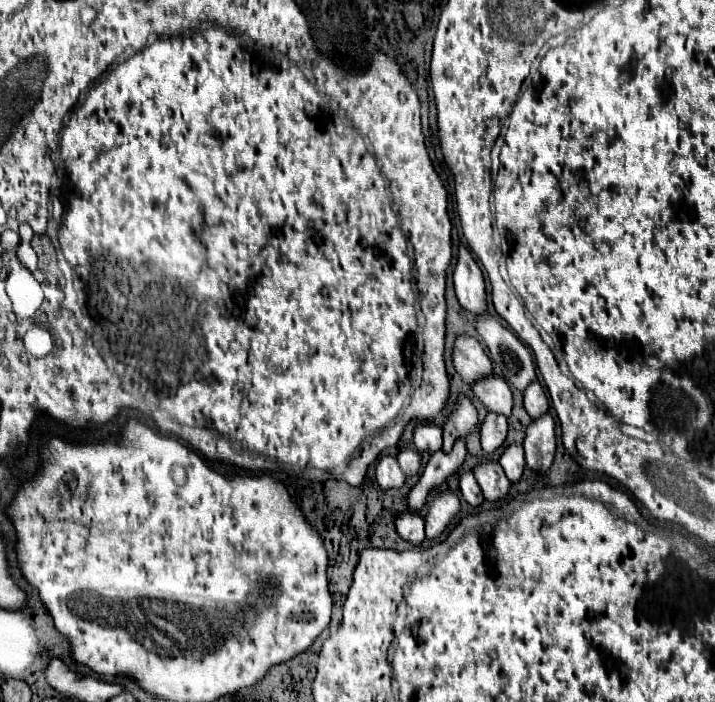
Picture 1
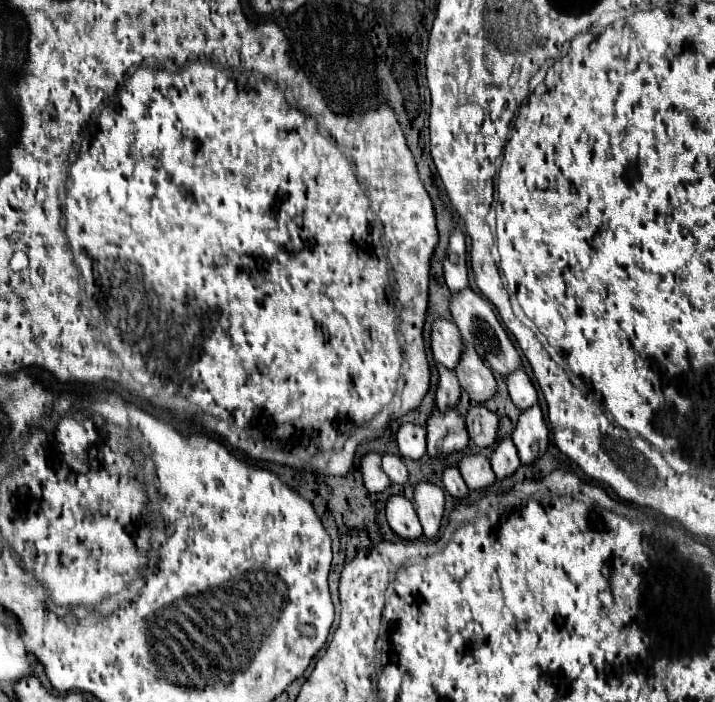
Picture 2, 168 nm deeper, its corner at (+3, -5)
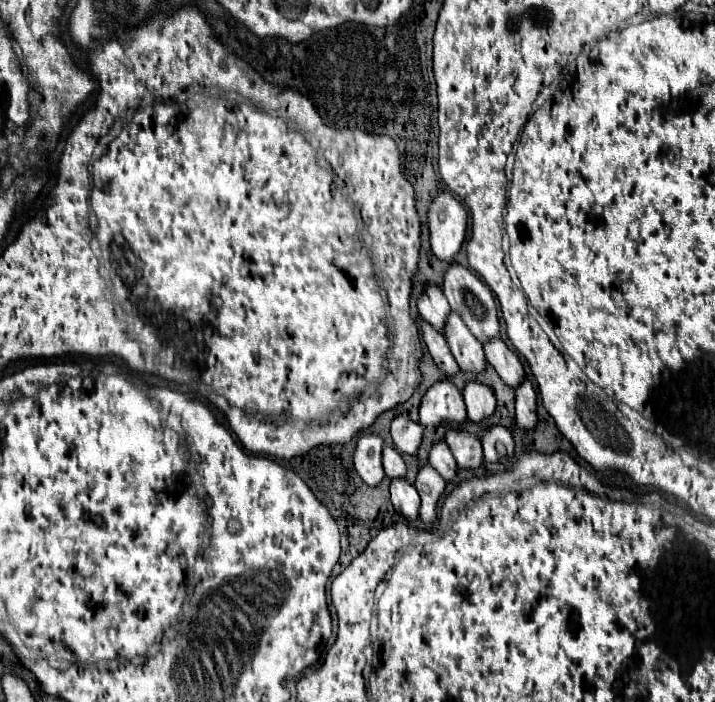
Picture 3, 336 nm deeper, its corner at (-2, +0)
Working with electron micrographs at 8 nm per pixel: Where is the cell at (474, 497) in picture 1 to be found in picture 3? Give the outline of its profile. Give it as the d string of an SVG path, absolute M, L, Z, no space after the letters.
M437 442L429 452L429 464L447 480L455 480L457 476L457 462L445 442Z

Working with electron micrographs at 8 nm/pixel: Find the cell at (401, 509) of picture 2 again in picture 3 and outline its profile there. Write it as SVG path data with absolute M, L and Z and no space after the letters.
M393 480L391 482L391 502L397 514L407 520L419 518L419 494L407 480Z

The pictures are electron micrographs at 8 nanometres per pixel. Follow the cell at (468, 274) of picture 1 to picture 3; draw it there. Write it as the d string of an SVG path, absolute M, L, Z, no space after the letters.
M447 190L441 192L429 208L429 232L433 254L443 262L453 264L465 242L467 210Z

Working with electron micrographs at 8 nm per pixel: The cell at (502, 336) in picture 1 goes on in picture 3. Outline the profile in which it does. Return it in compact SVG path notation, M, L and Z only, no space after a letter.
M451 264L447 274L445 274L445 284L443 284L443 292L451 304L451 310L457 312L461 316L461 320L465 322L465 326L471 330L471 334L483 344L489 342L491 338L499 338L501 336L501 326L499 326L499 318L497 318L497 306L495 306L495 296L491 292L491 288L481 282L471 270L463 268L461 264Z

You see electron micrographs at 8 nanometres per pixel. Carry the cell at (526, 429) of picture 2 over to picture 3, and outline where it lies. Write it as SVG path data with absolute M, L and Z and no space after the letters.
M525 380L515 390L515 414L517 414L517 426L523 432L531 432L537 424L537 394L531 384L531 380Z

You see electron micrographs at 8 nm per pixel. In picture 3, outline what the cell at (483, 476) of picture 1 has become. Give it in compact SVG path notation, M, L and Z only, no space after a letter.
M449 430L445 436L445 442L449 444L459 468L475 470L483 464L483 448L475 436L471 436L467 432Z

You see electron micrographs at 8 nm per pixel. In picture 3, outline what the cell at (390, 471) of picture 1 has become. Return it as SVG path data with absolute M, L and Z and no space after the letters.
M365 434L359 438L357 448L355 448L355 470L363 478L367 486L377 486L383 478L383 462L381 462L381 450L383 450L383 438Z

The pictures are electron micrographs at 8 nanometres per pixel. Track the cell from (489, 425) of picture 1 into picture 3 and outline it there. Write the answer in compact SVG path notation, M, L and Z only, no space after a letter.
M467 382L465 390L463 390L463 398L465 398L465 406L467 406L467 414L469 414L471 422L479 424L479 422L487 420L489 416L493 416L495 396L493 396L491 388L487 388L485 384Z

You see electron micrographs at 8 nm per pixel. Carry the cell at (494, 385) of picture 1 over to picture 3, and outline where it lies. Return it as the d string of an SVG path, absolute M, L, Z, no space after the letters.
M451 312L449 320L447 320L445 338L447 338L447 344L463 372L467 372L467 374L483 374L485 372L487 360L485 360L483 346L479 340L475 340L475 336L467 330L463 320L455 312Z

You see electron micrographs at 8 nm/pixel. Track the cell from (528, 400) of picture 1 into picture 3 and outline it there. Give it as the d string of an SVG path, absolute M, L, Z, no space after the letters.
M495 338L495 340L487 342L485 344L485 358L489 364L493 364L499 378L507 386L517 388L525 380L525 370L523 370L519 356L503 340Z

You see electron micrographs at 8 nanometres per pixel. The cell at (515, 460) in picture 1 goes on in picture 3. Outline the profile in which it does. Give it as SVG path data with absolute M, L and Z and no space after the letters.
M505 426L489 428L487 434L483 436L481 444L483 444L483 452L485 452L487 462L503 462L503 460L513 458L515 440L513 440L511 430Z

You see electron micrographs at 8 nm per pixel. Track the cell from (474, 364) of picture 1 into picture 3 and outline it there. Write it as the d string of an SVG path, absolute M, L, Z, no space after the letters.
M427 284L425 292L419 296L417 300L417 308L419 314L425 322L429 322L431 326L435 326L437 332L445 332L445 324L447 324L447 314L451 314L451 306L445 298L445 294L441 292L441 288Z

